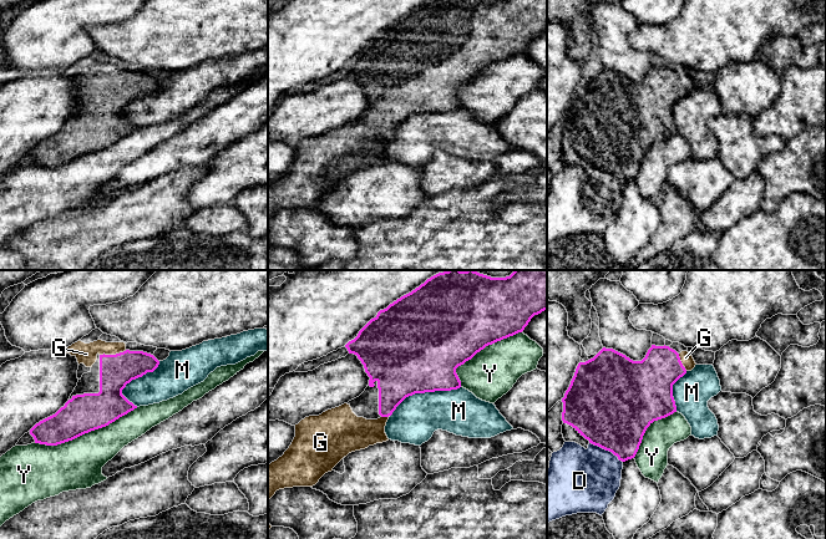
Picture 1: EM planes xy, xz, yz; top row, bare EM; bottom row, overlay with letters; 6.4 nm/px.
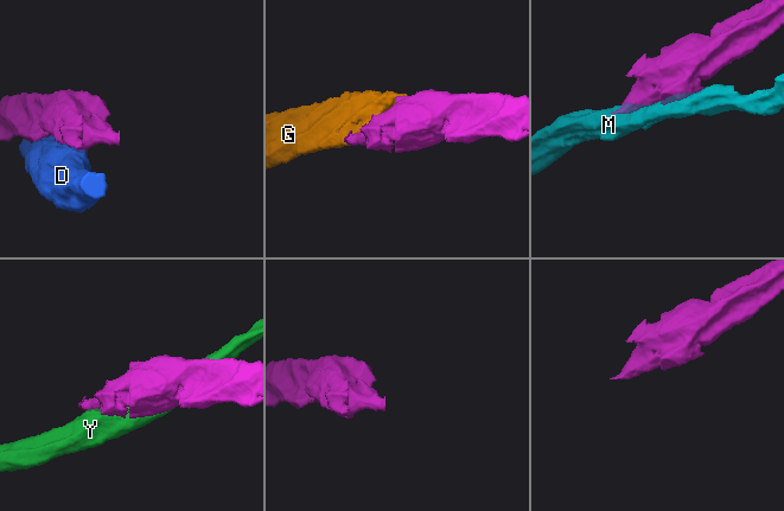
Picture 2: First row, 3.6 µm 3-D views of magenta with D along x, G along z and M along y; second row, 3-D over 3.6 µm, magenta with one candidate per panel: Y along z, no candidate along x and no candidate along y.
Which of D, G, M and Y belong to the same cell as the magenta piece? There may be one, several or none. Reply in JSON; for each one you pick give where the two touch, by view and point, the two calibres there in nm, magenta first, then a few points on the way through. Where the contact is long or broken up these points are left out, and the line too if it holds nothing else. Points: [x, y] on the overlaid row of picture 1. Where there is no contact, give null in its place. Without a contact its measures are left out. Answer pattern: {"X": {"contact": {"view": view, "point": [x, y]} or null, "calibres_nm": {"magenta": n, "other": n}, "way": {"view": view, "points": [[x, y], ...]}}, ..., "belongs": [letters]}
{"G": {"contact": {"view": "xy", "point": [112, 355]}, "calibres_nm": {"magenta": 220, "other": 140}}, "belongs": ["G"]}

